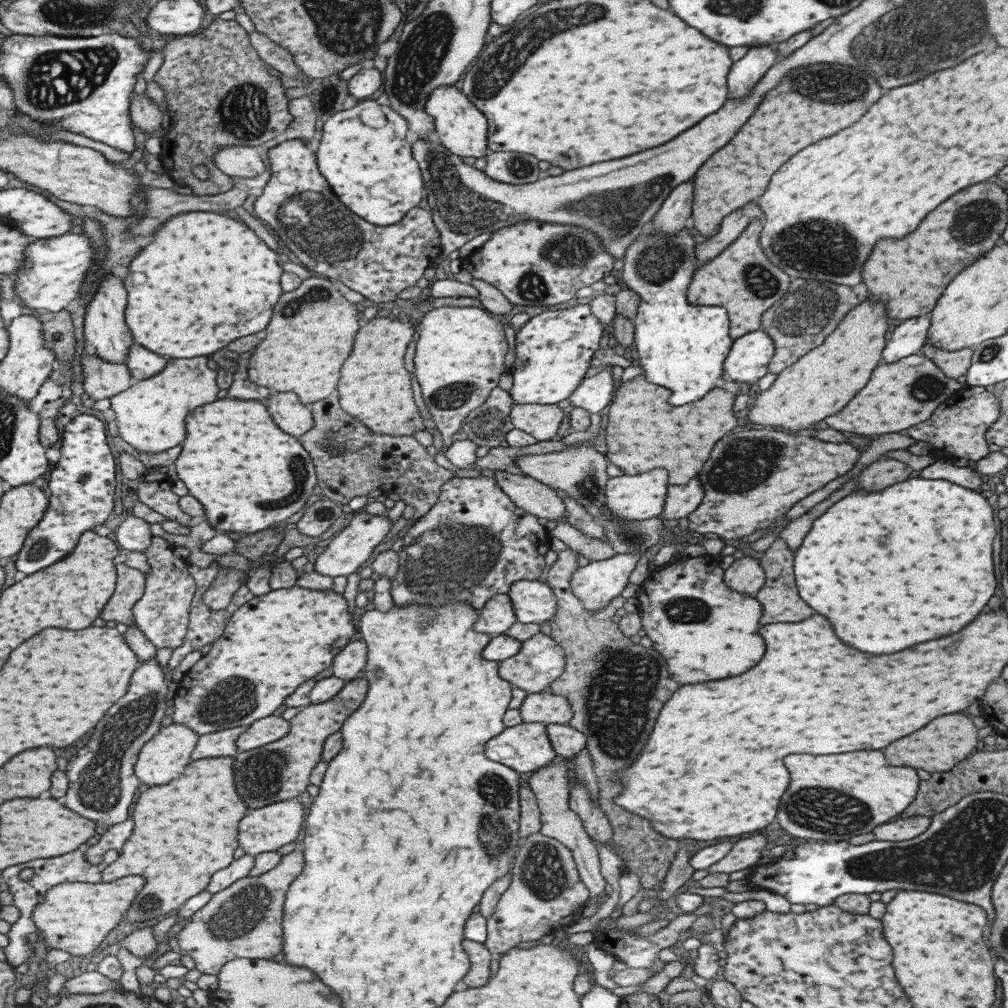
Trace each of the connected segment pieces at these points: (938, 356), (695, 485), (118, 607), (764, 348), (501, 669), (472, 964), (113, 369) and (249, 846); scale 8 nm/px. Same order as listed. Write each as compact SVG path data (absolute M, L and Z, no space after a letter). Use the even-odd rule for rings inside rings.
M924 343L921 352L924 357L927 357L941 370L944 376L956 379L966 374L970 365L972 349L972 347L969 347L946 351L945 349L935 348L929 343Z
M693 476L687 484L668 485L660 517L683 518L693 512L702 501L703 489L698 476Z
M121 563L119 568L117 593L103 608L99 618L104 621L115 621L121 624L135 625L134 608L146 592L146 574L132 565Z
M763 331L746 332L732 340L722 362L723 372L734 382L753 384L768 373L773 351L773 341Z
M542 632L523 641L519 645L519 652L498 663L498 675L513 687L520 688L529 694L546 691L549 683L553 682L564 669L565 657L559 643L555 643L551 636Z
M463 940L460 944L465 950L469 961L469 968L462 976L461 986L469 989L477 989L489 980L489 964L494 957L484 946L483 943Z
M89 347L87 349L80 364L85 376L83 388L92 400L111 398L135 384L136 380L125 363L109 362Z
M296 799L284 800L253 810L245 820L241 820L241 848L247 854L276 852L281 846L297 840L303 822L307 821L305 808Z

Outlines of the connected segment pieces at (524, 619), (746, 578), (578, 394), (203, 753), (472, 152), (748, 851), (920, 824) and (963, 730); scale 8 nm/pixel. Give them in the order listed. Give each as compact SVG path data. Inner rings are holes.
M535 580L512 582L507 596L517 622L523 624L548 622L556 614L556 597L551 590Z
M742 555L722 571L722 580L727 588L753 597L764 584L764 570L757 559Z
M613 365L609 369L605 366L598 374L591 376L591 378L583 379L567 397L569 404L573 407L578 406L589 414L595 414L602 408L605 408L610 403L611 394L613 394L613 376L611 372L613 368L615 368Z
M235 727L200 735L200 742L193 751L192 760L219 758L219 756L237 756L238 738L247 727Z
M438 86L430 93L425 102L425 113L433 119L434 138L438 140L445 149L459 158L471 157L474 159L486 157L485 142L487 142L487 124L483 114L473 108L463 96L459 88L455 86Z
M749 834L747 838L737 840L732 844L729 853L715 864L708 866L705 870L694 870L690 876L690 884L694 884L707 874L715 872L729 874L735 872L735 870L755 866L755 862L766 851L766 844L765 835L752 836Z
M913 815L905 818L894 818L893 820L880 824L873 828L875 840L887 842L901 842L919 836L929 826L930 818L923 815Z
M949 714L949 716L937 716L935 720L931 720L927 726L919 728L917 732L909 734L901 740L895 740L883 752L885 752L887 764L921 768L921 770L931 773L945 772L953 768L959 761L967 758L971 752L979 747L980 743L976 739L976 728L971 717L967 718L963 714ZM931 730L933 730L933 736L931 736Z

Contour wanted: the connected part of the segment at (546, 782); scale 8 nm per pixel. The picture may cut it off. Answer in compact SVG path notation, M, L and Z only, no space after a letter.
M565 759L562 761L553 761L543 768L535 770L526 782L526 786L534 794L536 803L540 812L540 827L538 832L547 836L547 838L555 838L557 842L561 842L563 846L571 851L575 868L578 872L580 881L588 890L588 900L605 904L606 896L603 891L604 878L601 876L597 849L595 849L591 838L584 831L580 818L568 807L568 790L567 777L568 763Z

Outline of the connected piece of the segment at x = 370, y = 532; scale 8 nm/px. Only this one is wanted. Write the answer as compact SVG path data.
M363 509L358 512L352 512L352 518L347 526L335 533L333 539L329 542L326 549L318 555L314 570L329 576L333 579L337 576L345 576L355 572L373 552L373 548L381 542L381 538L389 532L389 519L386 516L371 515Z

